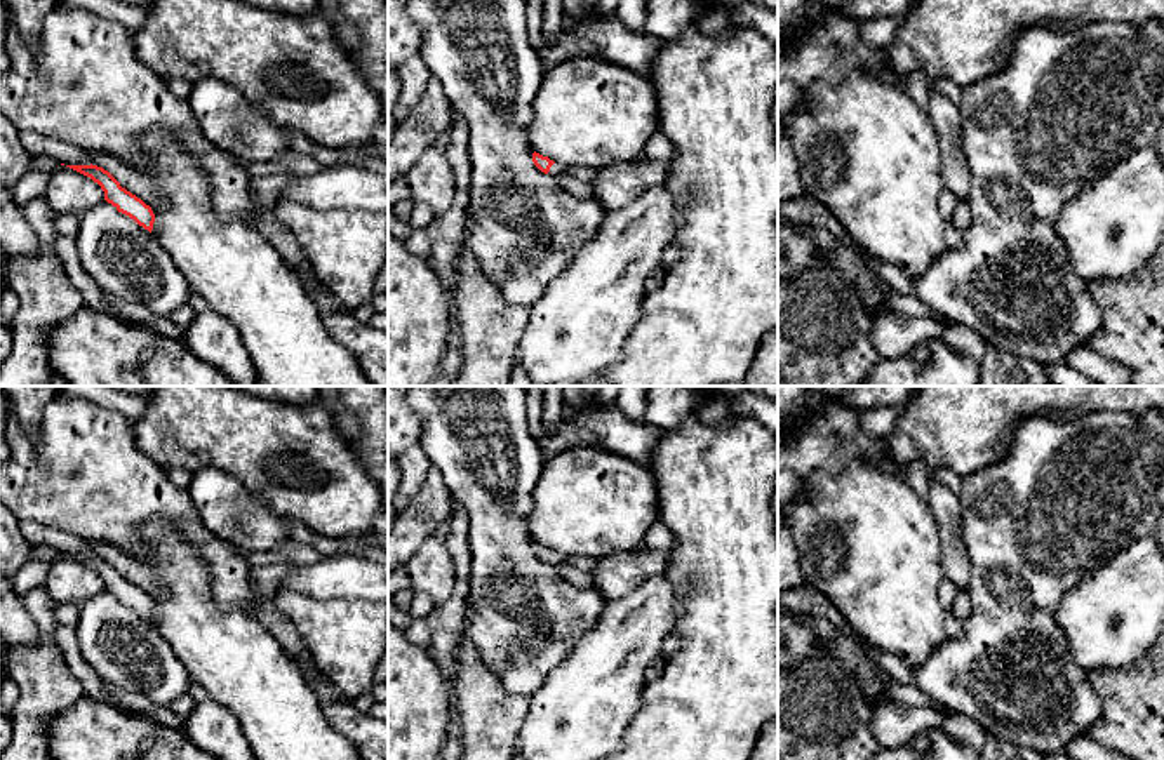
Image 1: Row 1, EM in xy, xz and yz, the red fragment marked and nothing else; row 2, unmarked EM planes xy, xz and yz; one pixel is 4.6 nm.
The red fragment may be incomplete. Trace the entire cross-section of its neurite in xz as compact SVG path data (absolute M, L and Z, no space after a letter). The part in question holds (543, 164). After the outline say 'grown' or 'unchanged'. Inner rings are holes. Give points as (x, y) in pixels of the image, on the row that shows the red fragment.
M536 151L532 153L532 162L541 172L550 174L553 177L567 176L567 165L557 163L550 160L548 157L543 157Z; grown

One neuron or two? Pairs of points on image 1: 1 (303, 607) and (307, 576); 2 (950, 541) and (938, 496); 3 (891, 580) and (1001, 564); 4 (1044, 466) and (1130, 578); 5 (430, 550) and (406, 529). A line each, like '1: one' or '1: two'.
1: two
2: one
3: two
4: two
5: two

